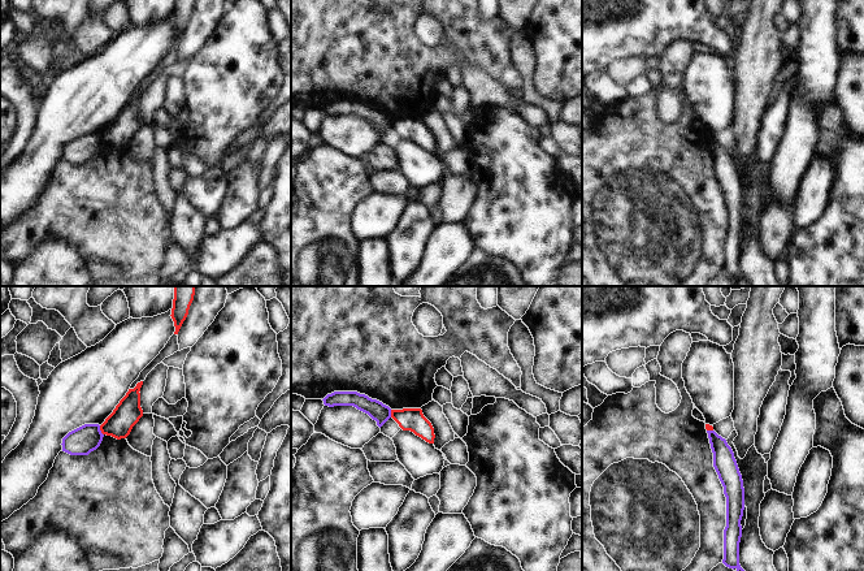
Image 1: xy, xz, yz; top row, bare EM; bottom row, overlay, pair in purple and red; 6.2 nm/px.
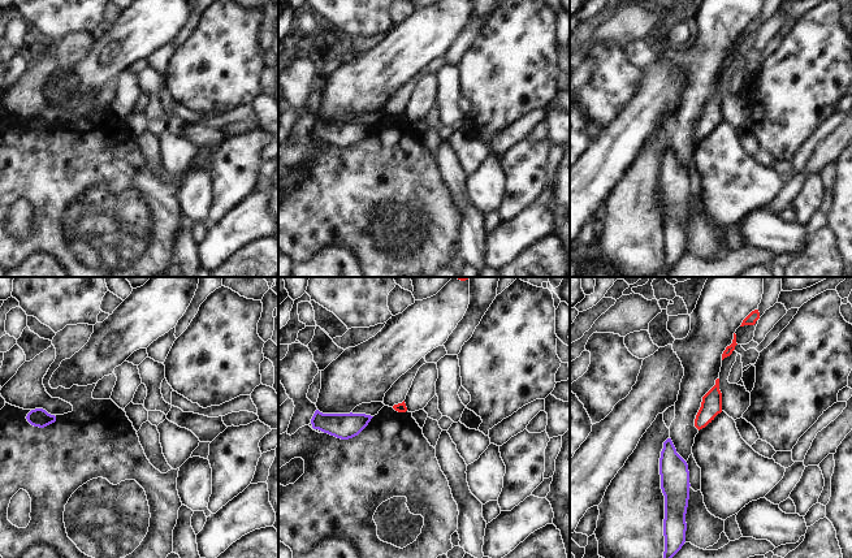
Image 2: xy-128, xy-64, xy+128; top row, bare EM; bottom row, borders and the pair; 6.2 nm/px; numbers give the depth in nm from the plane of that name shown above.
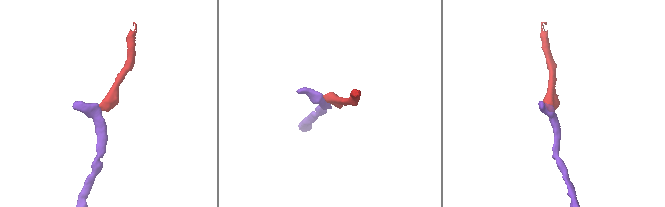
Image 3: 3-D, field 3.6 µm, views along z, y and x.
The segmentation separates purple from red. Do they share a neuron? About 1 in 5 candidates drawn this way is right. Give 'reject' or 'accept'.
reject

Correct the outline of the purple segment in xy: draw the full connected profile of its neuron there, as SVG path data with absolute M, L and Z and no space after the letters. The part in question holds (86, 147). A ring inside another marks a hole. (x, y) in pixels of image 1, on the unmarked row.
M84 133L62 147L62 160L70 164L88 164L100 155L103 146L99 133Z

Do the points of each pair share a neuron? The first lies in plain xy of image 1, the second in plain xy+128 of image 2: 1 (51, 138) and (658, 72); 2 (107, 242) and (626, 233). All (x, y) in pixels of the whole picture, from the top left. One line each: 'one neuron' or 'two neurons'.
1: one neuron
2: one neuron

